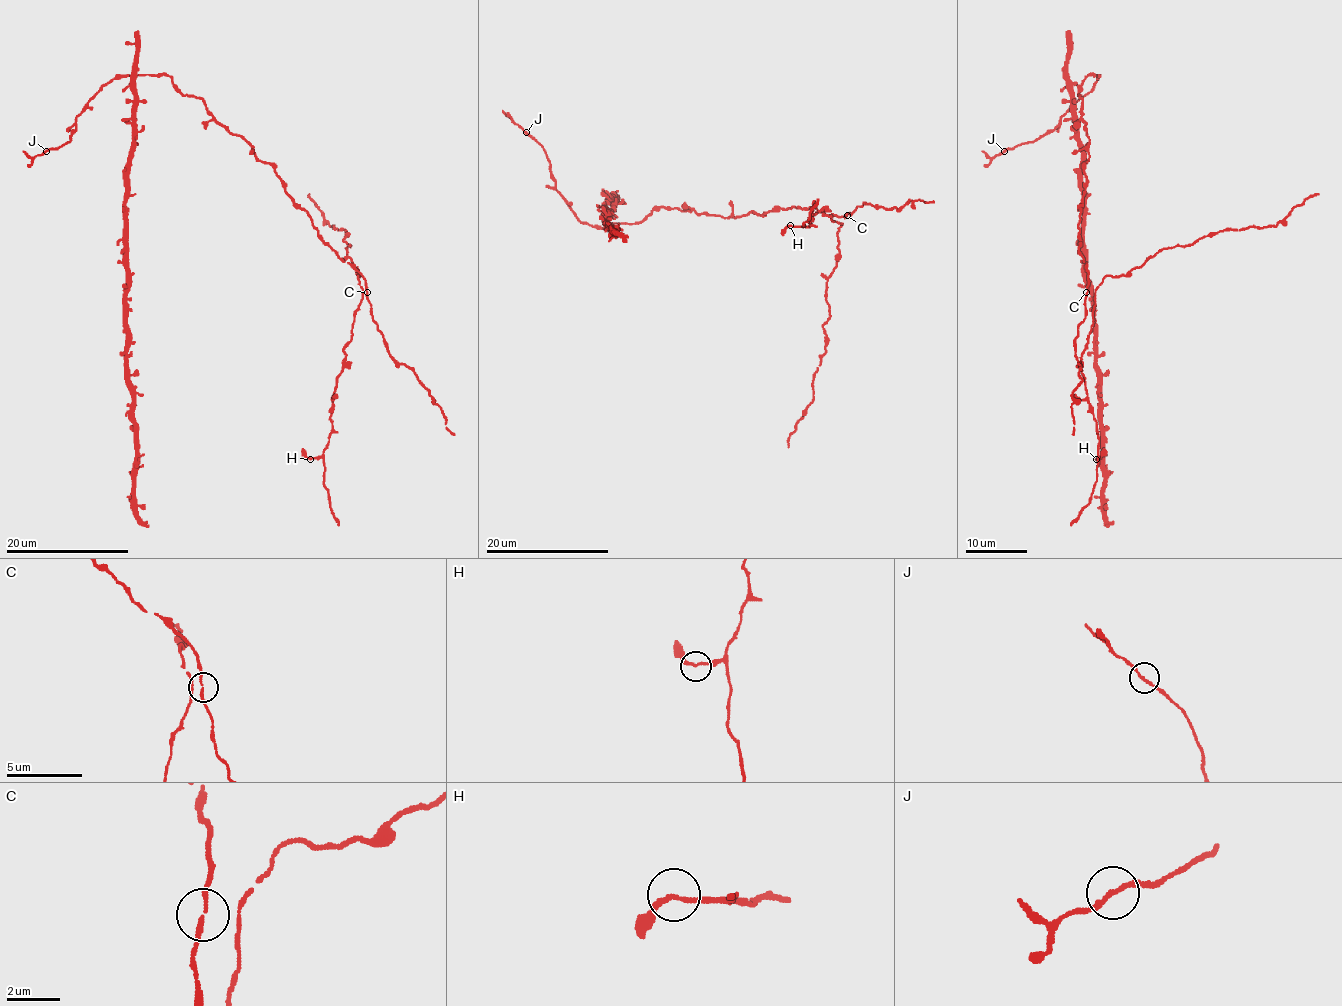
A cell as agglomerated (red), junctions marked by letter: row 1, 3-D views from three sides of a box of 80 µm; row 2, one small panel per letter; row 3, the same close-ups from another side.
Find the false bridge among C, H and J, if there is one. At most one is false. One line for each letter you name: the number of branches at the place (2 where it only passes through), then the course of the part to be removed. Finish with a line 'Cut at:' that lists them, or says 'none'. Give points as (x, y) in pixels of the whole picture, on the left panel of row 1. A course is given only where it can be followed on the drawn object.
Cut at: none

